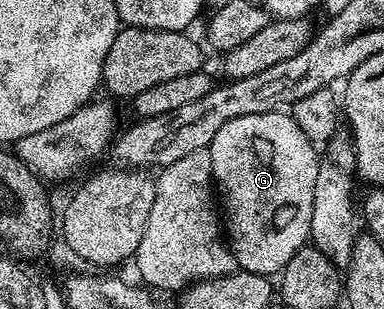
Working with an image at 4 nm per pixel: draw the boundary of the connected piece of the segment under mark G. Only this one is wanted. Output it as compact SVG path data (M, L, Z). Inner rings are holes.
M274 111L271 113L260 113L259 115L243 115L239 119L231 119L231 123L223 123L215 135L215 139L209 144L208 150L211 155L211 169L213 171L213 180L216 188L219 190L219 197L225 200L225 209L223 205L223 225L227 230L227 244L233 250L233 260L241 269L246 269L252 273L263 273L266 275L280 274L293 256L301 249L306 248L310 240L309 228L311 227L312 217L312 199L315 192L315 179L319 158L317 159L318 146L299 131L299 123L285 111Z

